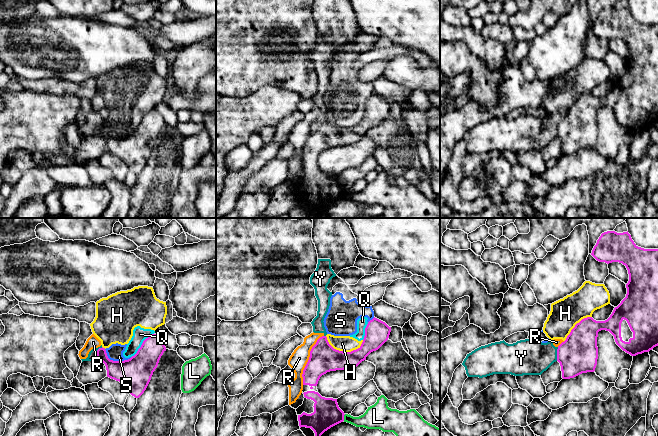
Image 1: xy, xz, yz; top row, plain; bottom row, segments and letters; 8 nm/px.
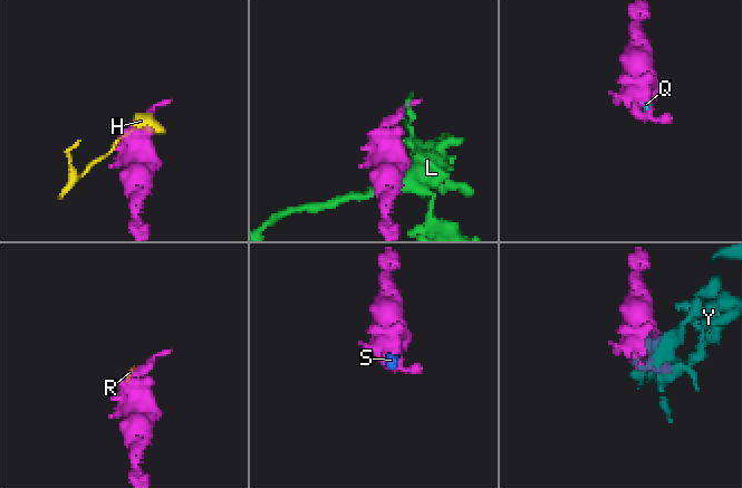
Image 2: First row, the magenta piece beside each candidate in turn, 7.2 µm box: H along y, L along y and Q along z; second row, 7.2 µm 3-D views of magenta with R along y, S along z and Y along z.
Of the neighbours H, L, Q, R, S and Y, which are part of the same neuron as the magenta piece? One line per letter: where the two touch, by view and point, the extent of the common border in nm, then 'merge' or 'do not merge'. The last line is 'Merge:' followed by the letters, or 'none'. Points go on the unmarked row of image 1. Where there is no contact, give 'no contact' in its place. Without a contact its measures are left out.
H: meets magenta in xz at (342, 127); contact 320 nm long; do not merge
L: meets magenta in xz at (343, 193); contact 60 nm long; do not merge
Q: meets magenta in xy at (142, 120); contact 260 nm long; do not merge
R: meets magenta in xz at (309, 135); contact 440 nm long; do not merge
S: meets magenta in xy at (116, 137); contact 240 nm long; do not merge
Y: meets magenta in xy at (97, 129); contact 120 nm long; do not merge
Merge: none

